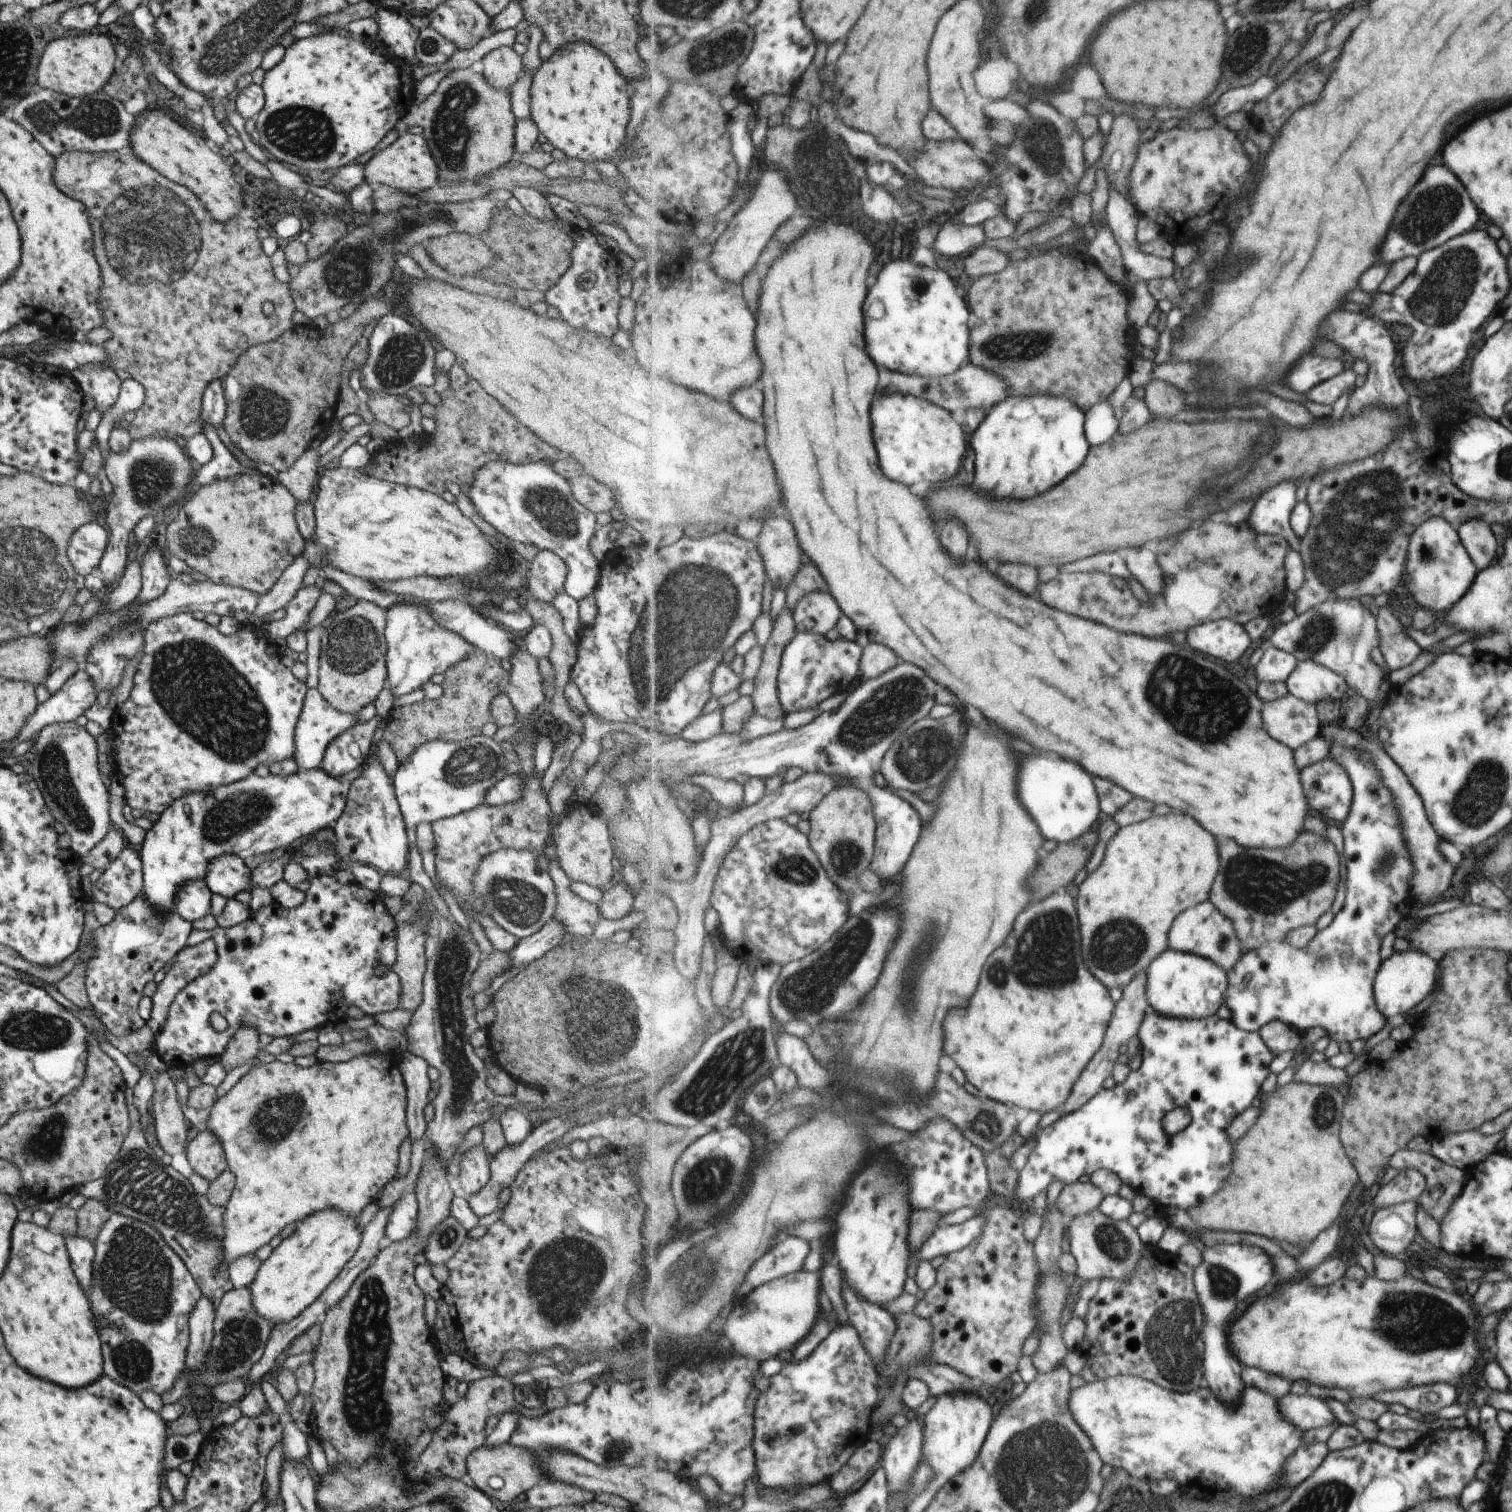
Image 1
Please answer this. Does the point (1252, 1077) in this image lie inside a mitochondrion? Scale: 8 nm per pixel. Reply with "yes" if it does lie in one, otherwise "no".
no

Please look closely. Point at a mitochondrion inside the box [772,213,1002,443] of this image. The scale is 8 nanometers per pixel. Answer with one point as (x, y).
(917, 284)

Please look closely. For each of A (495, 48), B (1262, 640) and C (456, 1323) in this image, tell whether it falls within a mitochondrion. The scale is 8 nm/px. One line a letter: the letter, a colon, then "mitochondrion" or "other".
A: other
B: other
C: other

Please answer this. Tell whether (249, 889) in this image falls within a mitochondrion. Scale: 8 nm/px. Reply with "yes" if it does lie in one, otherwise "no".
no

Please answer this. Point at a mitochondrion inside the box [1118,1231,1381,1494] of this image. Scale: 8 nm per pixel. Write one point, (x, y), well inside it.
(1171, 1338)

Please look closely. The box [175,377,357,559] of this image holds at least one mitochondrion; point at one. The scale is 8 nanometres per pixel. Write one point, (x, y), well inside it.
(264, 413)

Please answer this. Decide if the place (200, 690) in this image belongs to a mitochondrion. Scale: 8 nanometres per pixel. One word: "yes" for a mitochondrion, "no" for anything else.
yes

